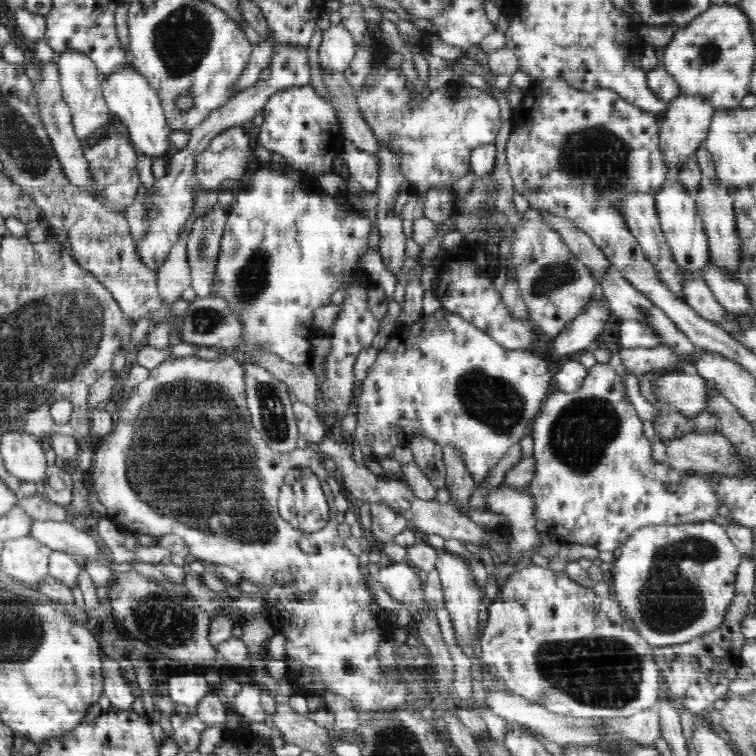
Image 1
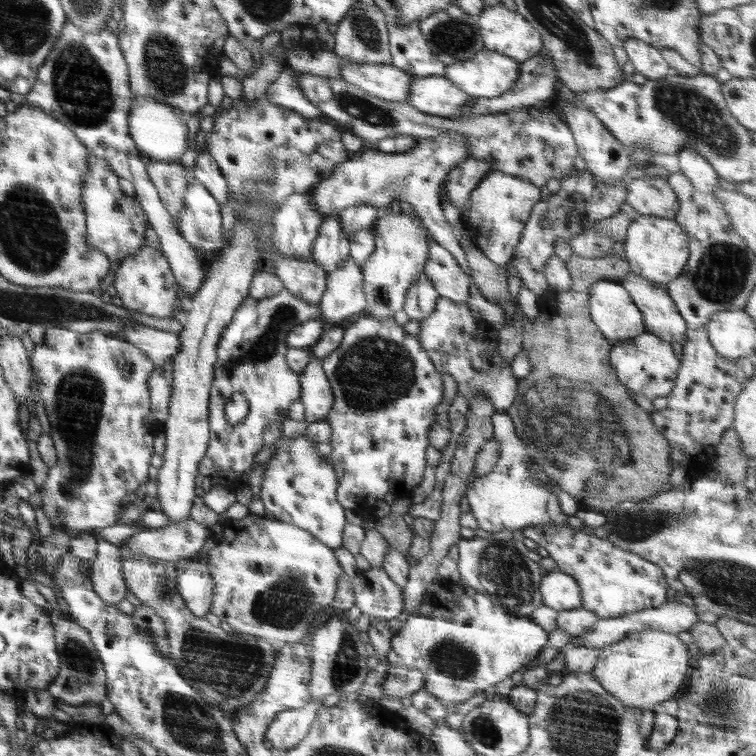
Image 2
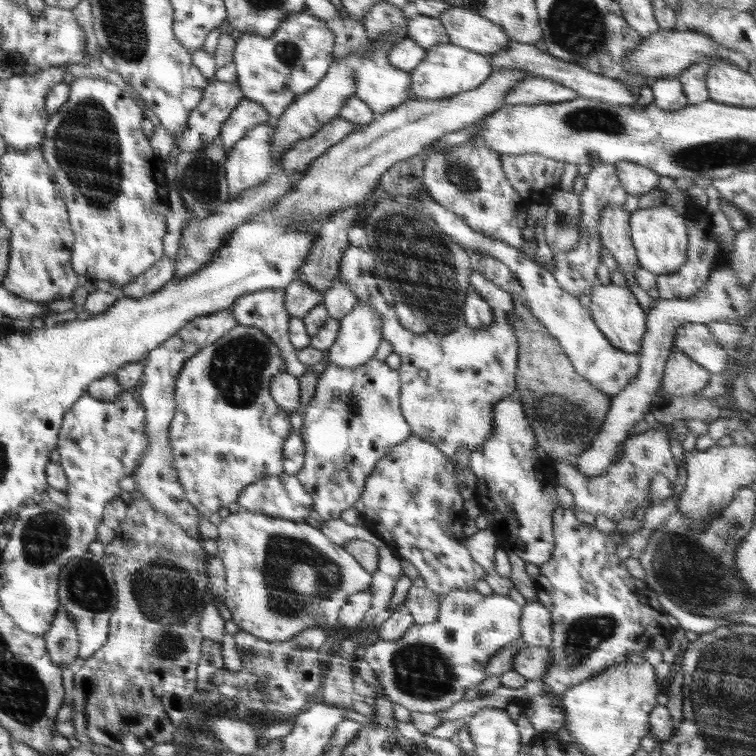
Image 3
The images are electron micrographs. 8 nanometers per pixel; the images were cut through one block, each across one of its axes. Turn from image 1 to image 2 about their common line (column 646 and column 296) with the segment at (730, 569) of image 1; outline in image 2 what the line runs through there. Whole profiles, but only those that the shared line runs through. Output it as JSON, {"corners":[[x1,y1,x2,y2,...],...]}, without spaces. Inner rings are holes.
{"corners":[[252,513,242,520,227,519,222,527,222,539,210,550,207,564,214,581,211,613,222,623,230,625,236,633,262,637,276,644,308,639,311,630,330,612,336,589,340,585,339,574,343,574,343,569,334,556,334,549,324,546,298,526,266,516,257,517]]}

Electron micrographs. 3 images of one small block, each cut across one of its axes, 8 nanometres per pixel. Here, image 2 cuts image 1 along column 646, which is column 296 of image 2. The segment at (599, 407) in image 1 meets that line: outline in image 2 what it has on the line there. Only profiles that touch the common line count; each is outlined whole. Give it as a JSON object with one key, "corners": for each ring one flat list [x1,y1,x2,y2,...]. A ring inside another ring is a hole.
{"corners":[[305,435,296,439,279,439,276,453,266,462,260,500,274,519,298,526,316,537,328,548,343,547,342,535,346,526,345,509,336,499,338,479,332,466,314,449,316,443]]}

